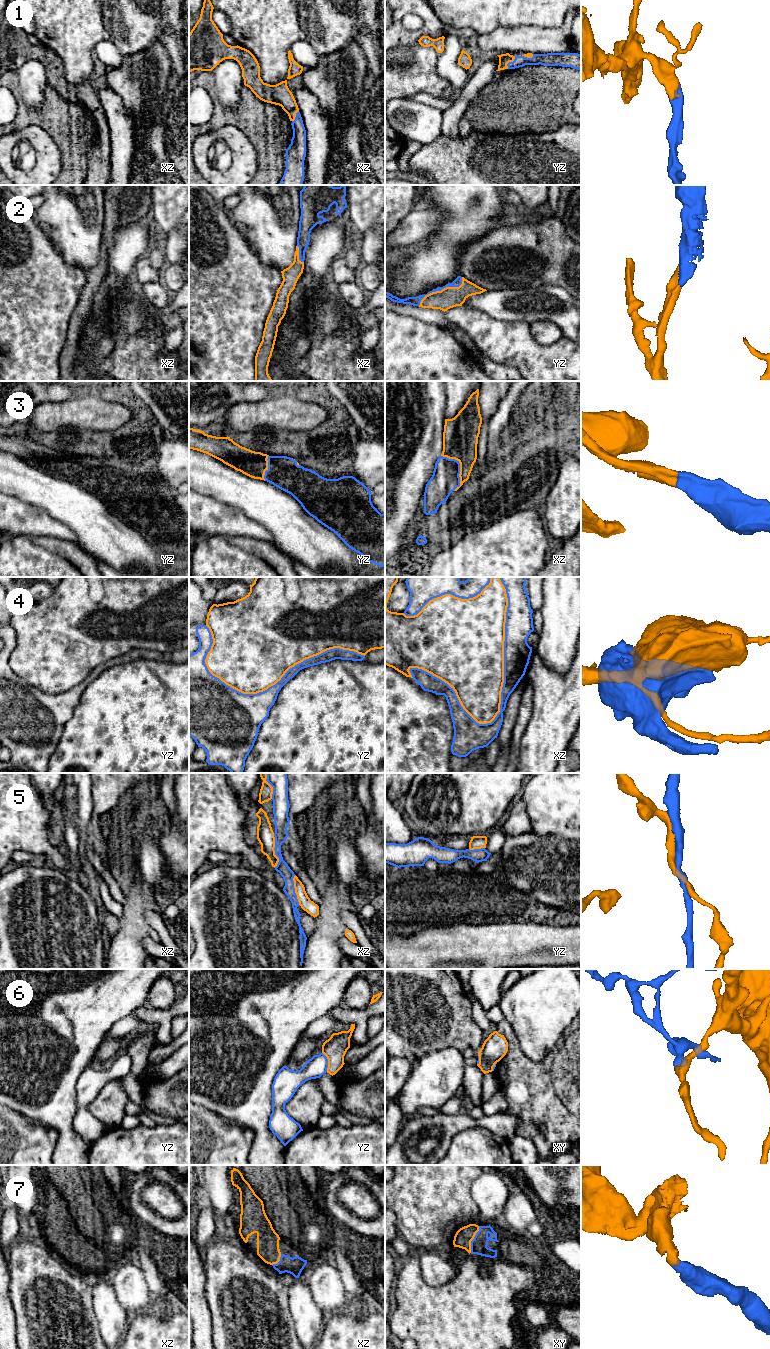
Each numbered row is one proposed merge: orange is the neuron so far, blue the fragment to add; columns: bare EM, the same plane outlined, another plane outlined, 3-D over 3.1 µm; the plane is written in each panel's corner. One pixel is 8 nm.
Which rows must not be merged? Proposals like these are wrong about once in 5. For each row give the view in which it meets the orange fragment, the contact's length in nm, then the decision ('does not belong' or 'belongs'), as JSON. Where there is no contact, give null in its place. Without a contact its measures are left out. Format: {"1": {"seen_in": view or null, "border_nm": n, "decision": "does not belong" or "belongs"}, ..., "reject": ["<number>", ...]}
{"1": {"seen_in": "yz", "border_nm": 120, "decision": "belongs"}, "2": {"seen_in": "yz", "border_nm": 420, "decision": "belongs"}, "3": {"seen_in": "xz", "border_nm": 300, "decision": "belongs"}, "4": {"seen_in": "xz", "border_nm": 1200, "decision": "does not belong"}, "5": {"seen_in": "xz", "border_nm": 280, "decision": "does not belong"}, "6": {"seen_in": "yz", "border_nm": 170, "decision": "does not belong"}, "7": {"seen_in": "xy", "border_nm": 220, "decision": "belongs"}, "reject": ["4", "5", "6"]}

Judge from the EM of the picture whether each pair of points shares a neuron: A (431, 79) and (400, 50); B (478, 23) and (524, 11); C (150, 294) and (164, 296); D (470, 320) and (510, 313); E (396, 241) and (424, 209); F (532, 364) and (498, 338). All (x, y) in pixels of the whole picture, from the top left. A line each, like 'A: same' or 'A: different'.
A: same
B: same
C: same
D: different
E: same
F: same

